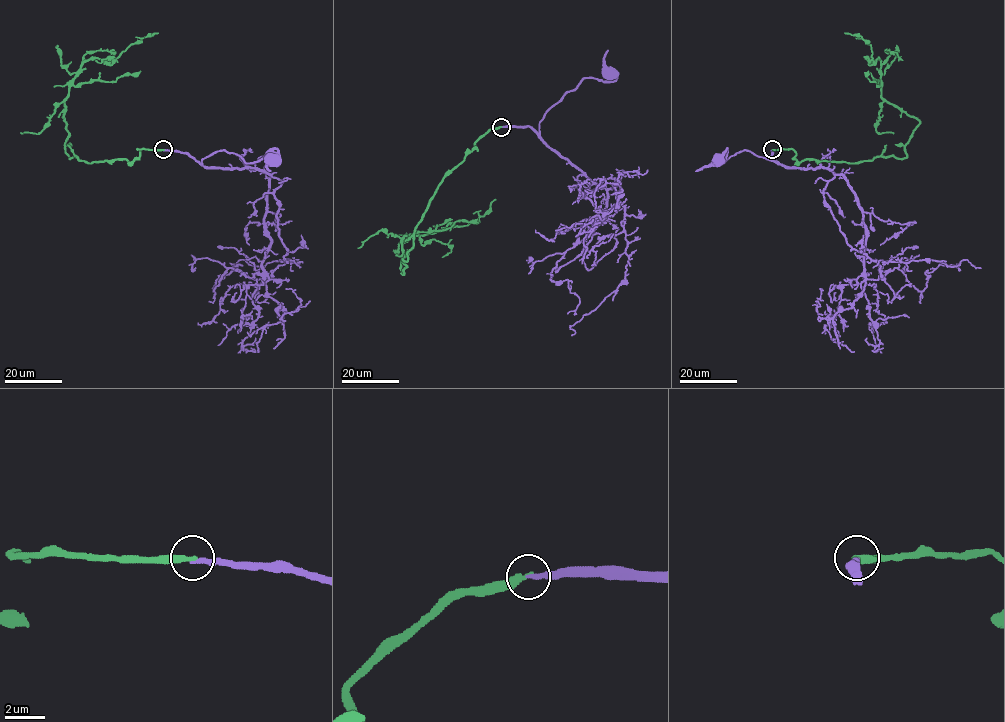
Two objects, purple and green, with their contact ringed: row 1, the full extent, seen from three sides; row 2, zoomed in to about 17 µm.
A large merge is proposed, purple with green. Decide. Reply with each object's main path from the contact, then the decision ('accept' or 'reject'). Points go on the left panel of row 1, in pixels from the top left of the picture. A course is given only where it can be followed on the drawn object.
course purple (163, 150), (187, 152), (201, 164), (203, 159), (224, 150), (247, 163), (258, 161), (269, 152), (274, 161); course green (163, 149), (137, 149), (131, 161), (70, 159), (63, 117), (68, 83), (84, 62), (110, 62), (158, 32); reject

